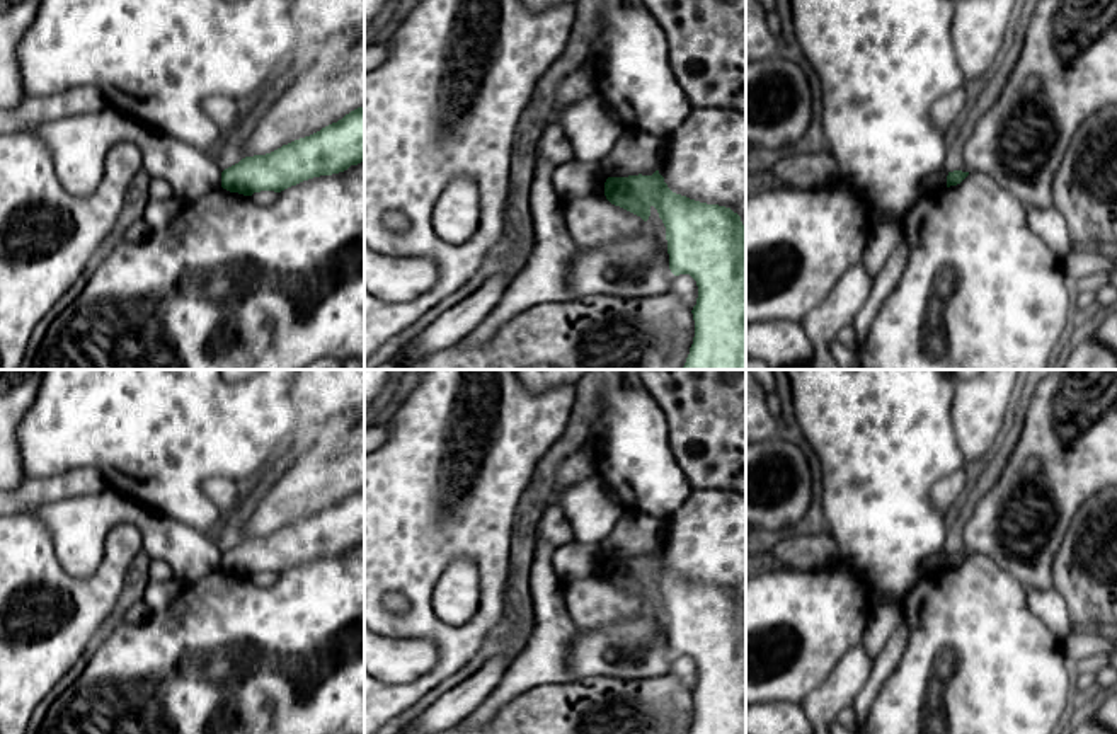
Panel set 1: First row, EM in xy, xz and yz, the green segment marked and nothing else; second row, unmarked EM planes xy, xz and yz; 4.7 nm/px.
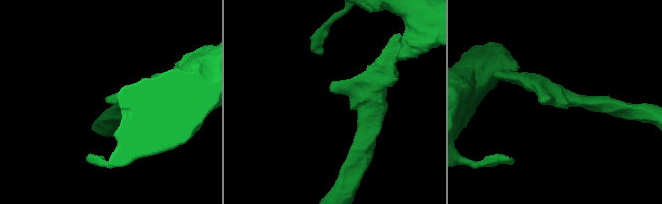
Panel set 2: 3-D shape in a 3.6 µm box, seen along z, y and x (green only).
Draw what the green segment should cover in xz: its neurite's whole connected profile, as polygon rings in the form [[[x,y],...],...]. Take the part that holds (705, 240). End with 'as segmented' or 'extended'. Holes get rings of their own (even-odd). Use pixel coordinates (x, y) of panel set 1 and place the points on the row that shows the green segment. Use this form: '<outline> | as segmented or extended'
[[[608,177],[606,199],[644,221],[654,206],[666,227],[669,269],[674,276],[690,274],[698,286],[693,307],[695,337],[683,370],[746,370],[746,228],[730,208],[707,204],[673,192],[664,177]]] | as segmented

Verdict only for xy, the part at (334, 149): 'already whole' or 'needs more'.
already whole

